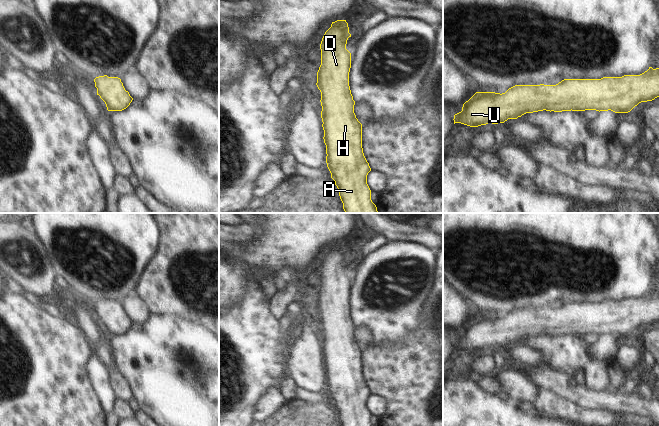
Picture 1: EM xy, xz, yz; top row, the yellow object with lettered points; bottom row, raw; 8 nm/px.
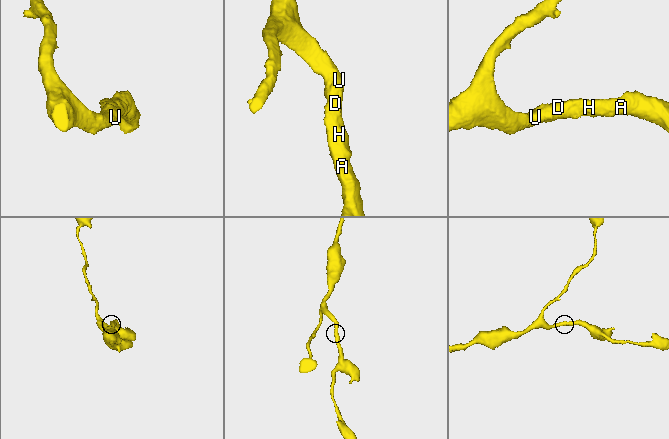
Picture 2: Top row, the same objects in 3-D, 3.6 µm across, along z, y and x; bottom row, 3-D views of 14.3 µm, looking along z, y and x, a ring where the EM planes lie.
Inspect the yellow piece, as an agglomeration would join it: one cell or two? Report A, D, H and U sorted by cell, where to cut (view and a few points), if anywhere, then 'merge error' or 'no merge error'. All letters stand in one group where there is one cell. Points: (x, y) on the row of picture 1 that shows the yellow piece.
A D H U | no cut | no merge error

